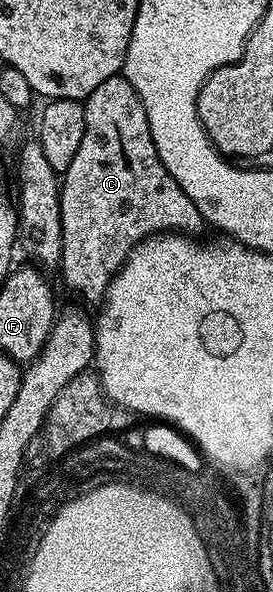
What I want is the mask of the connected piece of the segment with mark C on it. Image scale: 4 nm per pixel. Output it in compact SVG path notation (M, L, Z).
M122 74L101 81L101 85L87 95L83 108L87 120L81 146L69 169L61 175L59 212L63 252L59 267L69 290L76 291L85 302L99 305L111 278L123 267L123 262L138 243L164 233L199 233L195 231L204 230L205 224L201 213L197 213L197 205L185 197L185 189L181 189L181 185L169 177L165 165L161 165L153 145L153 133L149 133L145 105L141 105L141 97L137 97L133 85L129 85Z

